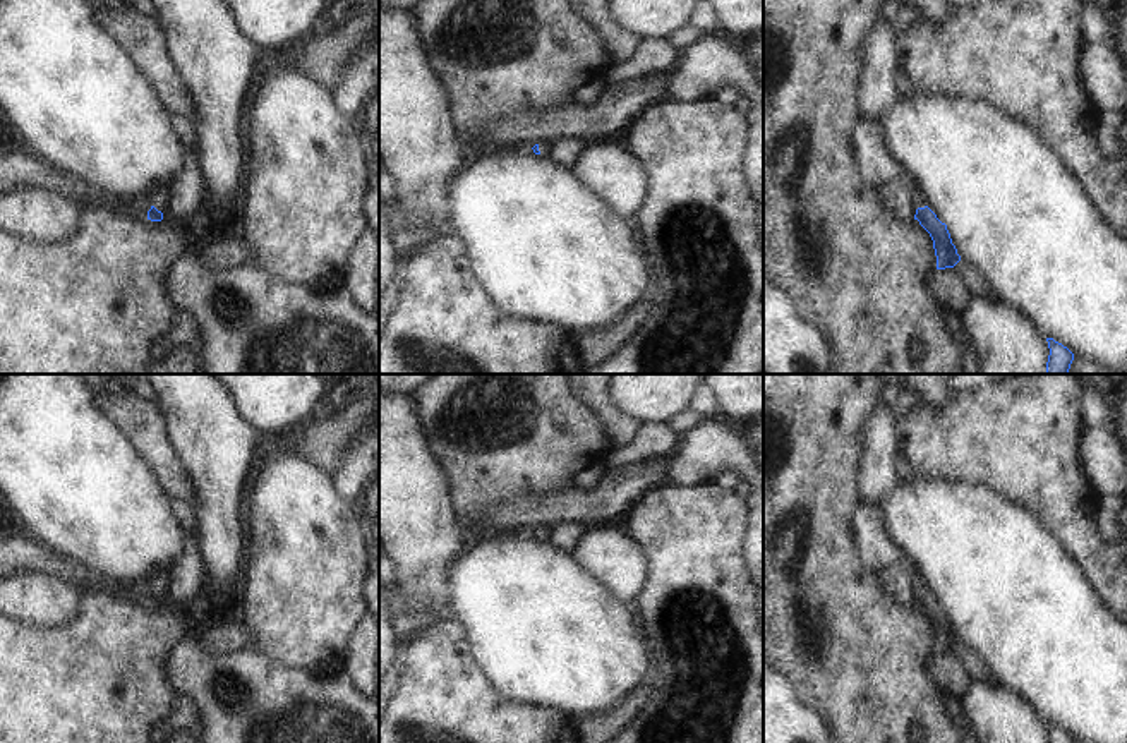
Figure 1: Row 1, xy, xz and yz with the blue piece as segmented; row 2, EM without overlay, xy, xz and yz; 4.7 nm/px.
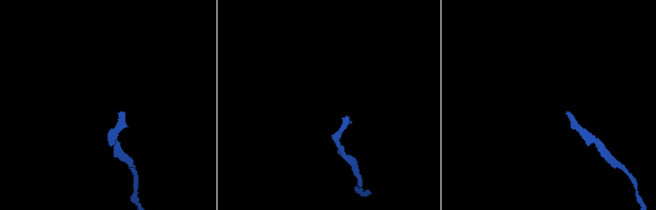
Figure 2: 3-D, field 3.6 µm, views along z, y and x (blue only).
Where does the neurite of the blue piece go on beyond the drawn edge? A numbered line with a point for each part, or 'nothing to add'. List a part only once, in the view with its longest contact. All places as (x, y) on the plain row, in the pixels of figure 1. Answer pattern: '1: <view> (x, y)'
1: xy (162, 582)

